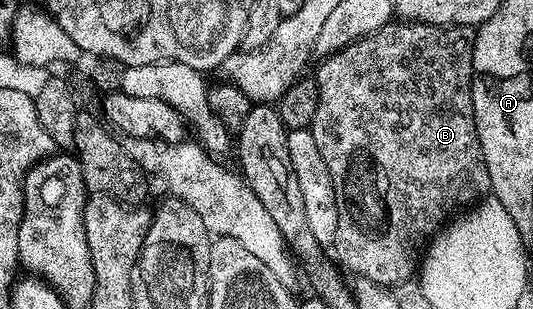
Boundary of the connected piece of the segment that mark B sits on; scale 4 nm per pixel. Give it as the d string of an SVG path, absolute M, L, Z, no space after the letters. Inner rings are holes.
M404 19L398 20L396 23L390 23L382 27L379 31L375 31L371 35L366 37L360 37L357 41L351 42L349 45L345 45L337 53L333 53L330 57L324 58L320 62L321 65L317 69L315 74L315 80L317 83L317 106L315 107L315 115L313 116L313 123L311 126L311 132L315 139L315 147L319 149L319 155L323 155L323 163L327 165L361 165L361 181L365 179L367 187L365 191L369 191L369 177L371 177L371 167L377 169L377 231L375 233L335 233L335 239L331 243L331 249L337 252L337 257L341 260L341 265L345 269L350 269L353 275L357 277L366 277L371 279L371 283L376 285L383 285L386 287L392 287L410 280L418 272L419 262L423 257L423 250L428 246L431 238L456 214L458 211L464 210L466 207L472 206L474 203L482 200L490 192L489 176L487 175L487 163L483 159L483 147L479 143L479 135L477 134L477 128L475 127L475 111L473 110L473 39L475 33L468 25L428 25L422 21L407 21Z

